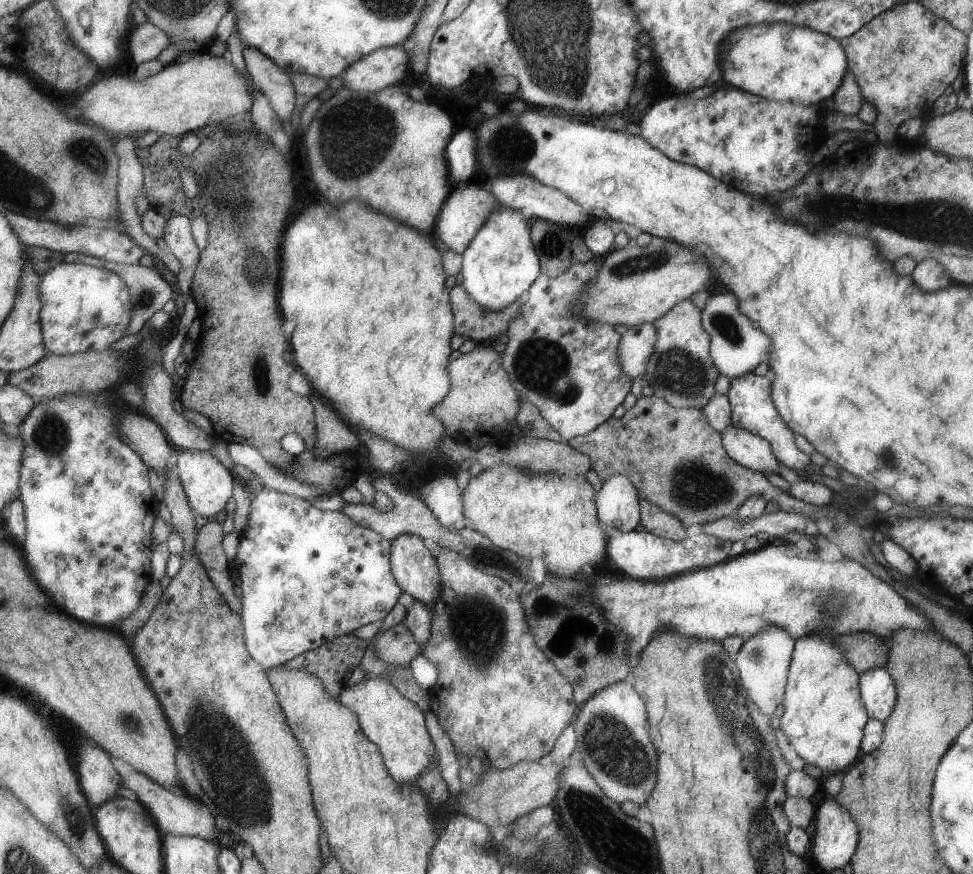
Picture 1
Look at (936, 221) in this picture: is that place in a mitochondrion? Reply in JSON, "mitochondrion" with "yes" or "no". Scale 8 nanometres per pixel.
{"mitochondrion":"yes"}

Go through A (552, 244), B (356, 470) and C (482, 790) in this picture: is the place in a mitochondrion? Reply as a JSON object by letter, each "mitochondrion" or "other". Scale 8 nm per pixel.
{"A":"mitochondrion","B":"other","C":"other"}

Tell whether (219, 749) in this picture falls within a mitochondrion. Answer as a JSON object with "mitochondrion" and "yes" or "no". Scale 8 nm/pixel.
{"mitochondrion":"yes"}

